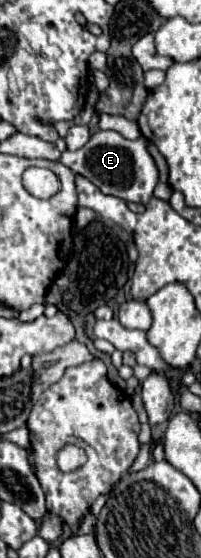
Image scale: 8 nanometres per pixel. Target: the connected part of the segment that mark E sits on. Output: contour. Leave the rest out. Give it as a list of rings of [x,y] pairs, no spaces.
[[[112,130],[96,132],[80,150],[64,150],[60,154],[60,162],[74,174],[84,176],[94,186],[98,186],[102,194],[122,198],[124,202],[146,204],[158,184],[158,168],[154,158],[148,154],[148,140],[144,136],[138,140],[128,140]]]

